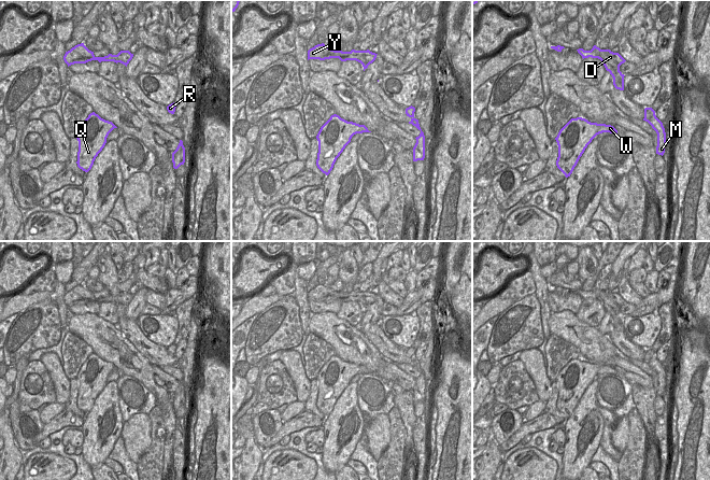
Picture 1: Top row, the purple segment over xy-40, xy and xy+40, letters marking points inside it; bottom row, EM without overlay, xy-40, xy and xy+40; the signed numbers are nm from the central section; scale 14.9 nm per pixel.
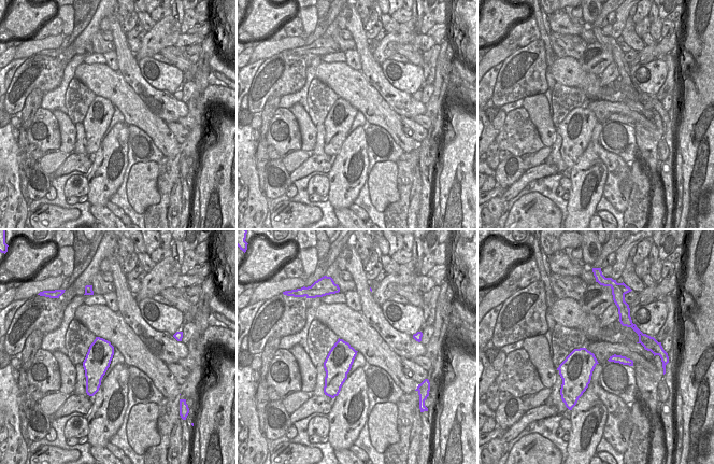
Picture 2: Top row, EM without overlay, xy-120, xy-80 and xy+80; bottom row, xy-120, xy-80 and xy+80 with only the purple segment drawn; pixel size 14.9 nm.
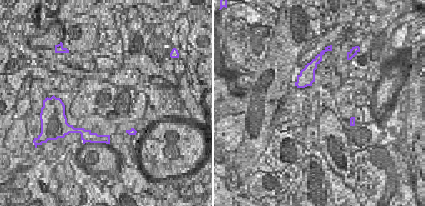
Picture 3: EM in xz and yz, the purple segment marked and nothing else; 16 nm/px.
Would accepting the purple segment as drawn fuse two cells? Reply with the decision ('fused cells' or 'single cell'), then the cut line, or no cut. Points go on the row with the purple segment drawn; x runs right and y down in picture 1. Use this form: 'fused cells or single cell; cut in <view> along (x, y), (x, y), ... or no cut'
fused cells; cut in xy+40 along (605, 124), (600, 126), (597, 133)

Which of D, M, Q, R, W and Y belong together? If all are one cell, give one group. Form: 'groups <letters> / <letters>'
groups D M R W Y / Q

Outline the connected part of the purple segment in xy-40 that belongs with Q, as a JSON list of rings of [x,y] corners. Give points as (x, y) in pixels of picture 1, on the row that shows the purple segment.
[[[95,112],[90,113],[82,124],[76,139],[79,141],[77,167],[88,172],[106,143],[109,133],[117,128],[112,122],[101,118]]]

